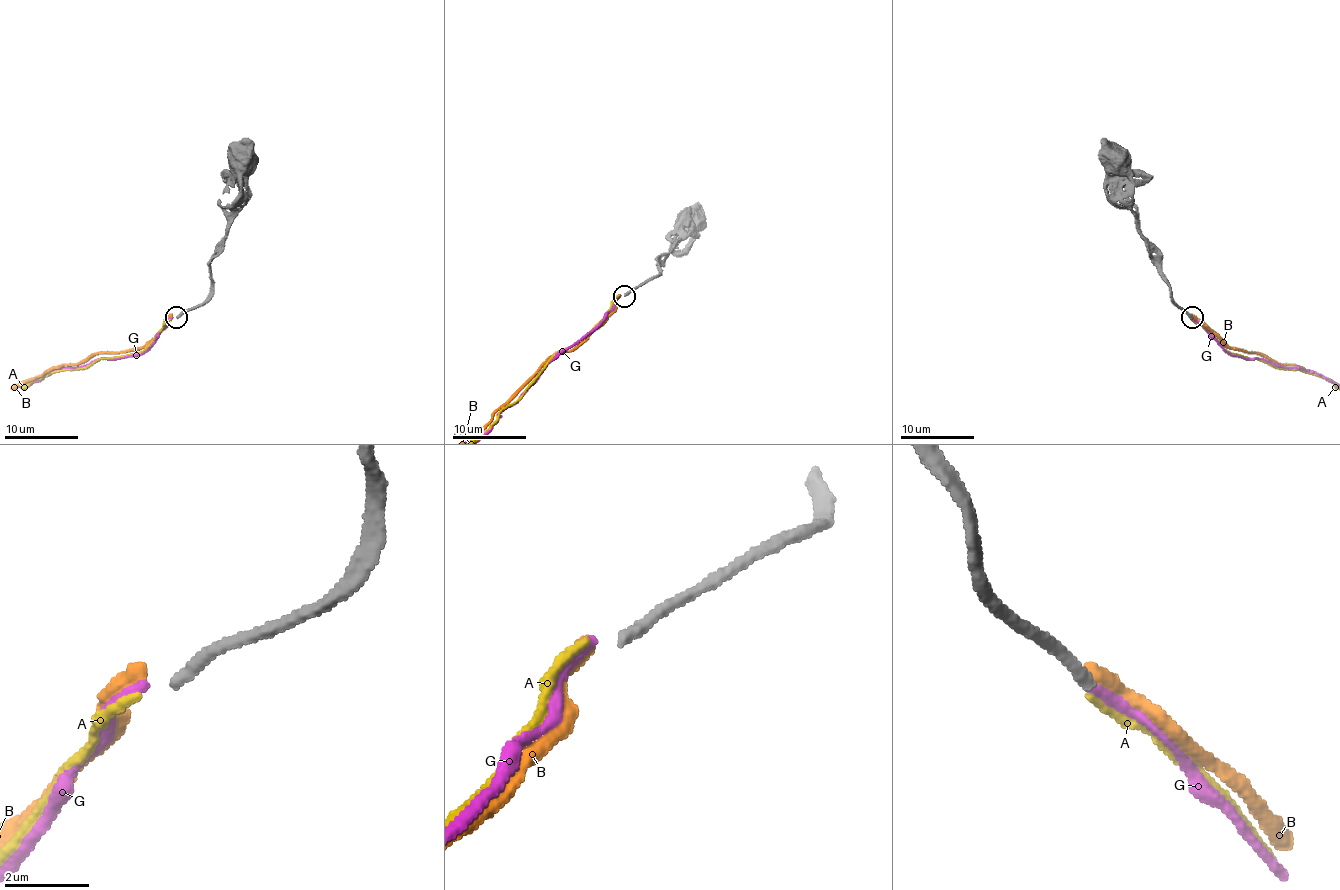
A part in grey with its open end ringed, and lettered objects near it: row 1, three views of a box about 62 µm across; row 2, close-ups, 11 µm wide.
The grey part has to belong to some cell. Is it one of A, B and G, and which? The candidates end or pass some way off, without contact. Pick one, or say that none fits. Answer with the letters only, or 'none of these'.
none of these

